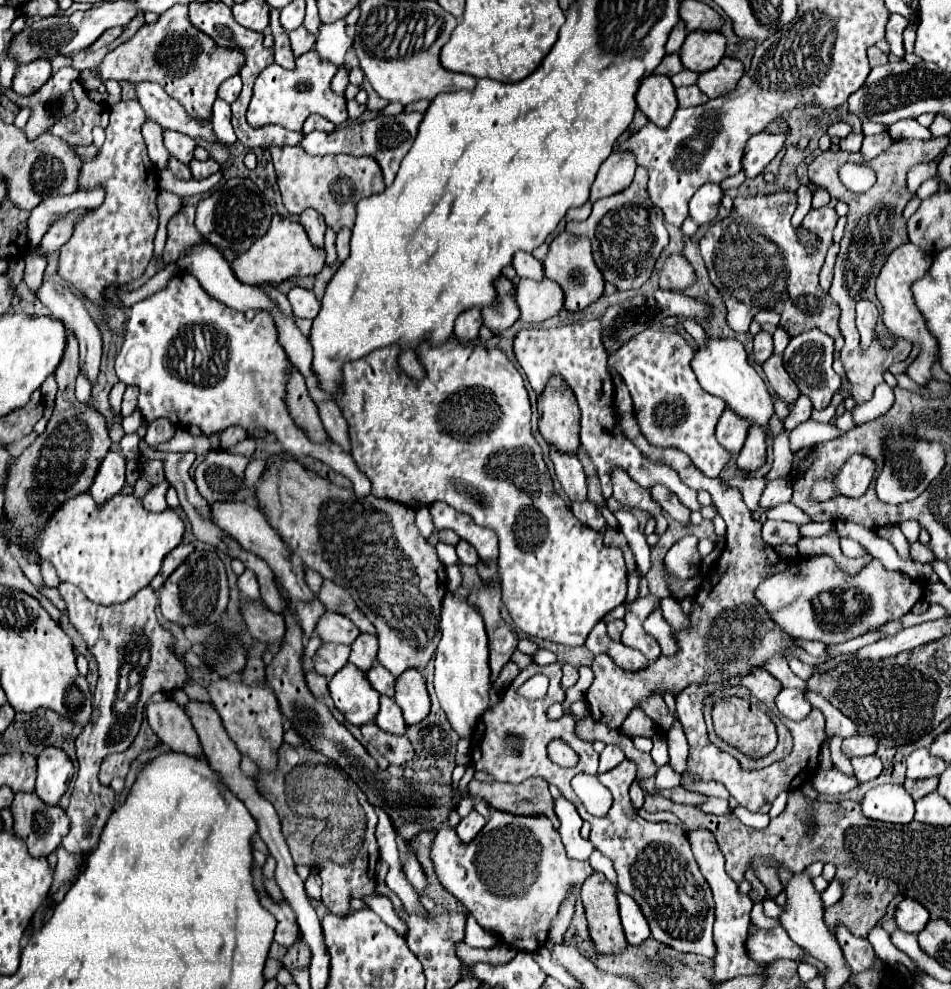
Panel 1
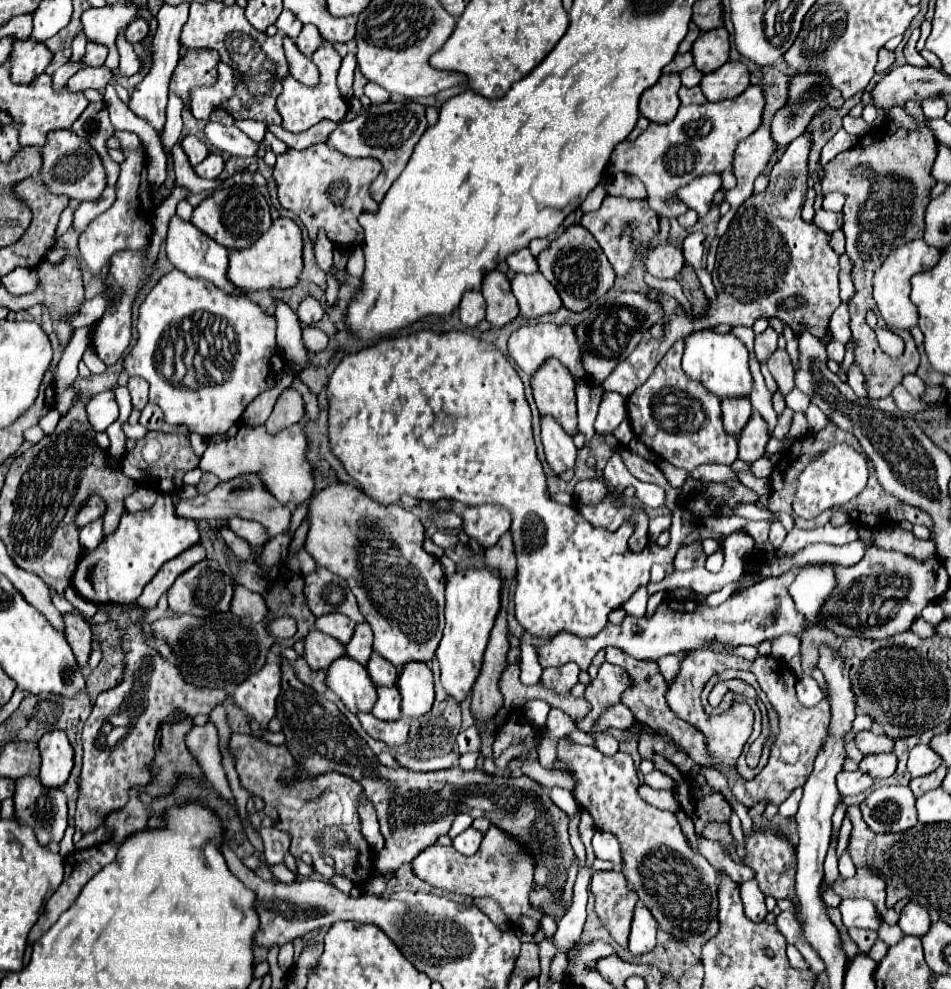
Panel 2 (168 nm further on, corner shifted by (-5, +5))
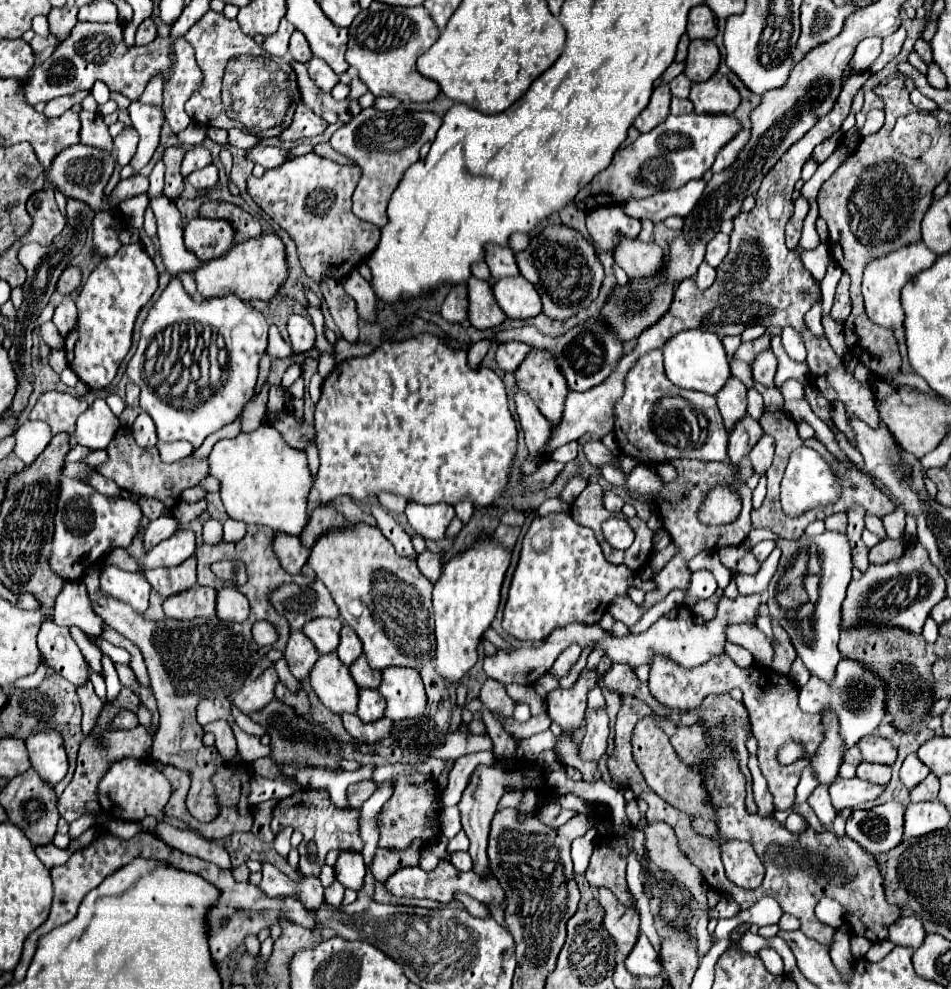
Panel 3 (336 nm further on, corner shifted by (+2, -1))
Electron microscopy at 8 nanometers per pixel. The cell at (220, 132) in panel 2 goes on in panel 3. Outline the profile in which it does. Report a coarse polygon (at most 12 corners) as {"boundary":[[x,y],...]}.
{"boundary":[[259,145],[249,159],[277,169],[291,159],[291,149]]}

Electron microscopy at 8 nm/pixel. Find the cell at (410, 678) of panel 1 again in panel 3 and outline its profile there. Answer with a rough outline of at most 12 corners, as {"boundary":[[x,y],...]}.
{"boundary":[[387,667],[379,693],[391,721],[425,709],[419,671]]}

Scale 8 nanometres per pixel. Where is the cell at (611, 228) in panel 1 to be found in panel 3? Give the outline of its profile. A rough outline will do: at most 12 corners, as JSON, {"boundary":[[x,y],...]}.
{"boundary":[[621,207],[587,215],[593,245],[613,251],[621,235],[637,237],[639,219]]}

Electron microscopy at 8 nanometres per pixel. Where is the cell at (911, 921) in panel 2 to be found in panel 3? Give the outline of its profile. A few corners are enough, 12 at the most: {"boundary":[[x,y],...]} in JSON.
{"boundary":[[917,917],[889,927],[889,941],[917,949],[925,939]]}

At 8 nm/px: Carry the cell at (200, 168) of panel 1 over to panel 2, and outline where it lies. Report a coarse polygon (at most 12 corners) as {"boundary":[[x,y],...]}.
{"boundary":[[210,153],[194,167],[200,177],[216,179],[224,169],[220,155]]}

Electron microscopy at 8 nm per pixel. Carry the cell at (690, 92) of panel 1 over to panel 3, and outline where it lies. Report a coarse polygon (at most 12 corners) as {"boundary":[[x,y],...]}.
{"boundary":[[671,99],[671,113],[693,113],[689,99]]}

